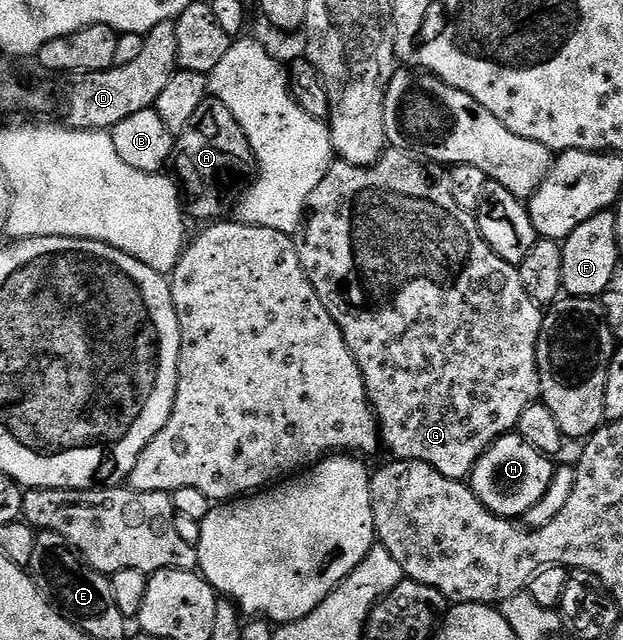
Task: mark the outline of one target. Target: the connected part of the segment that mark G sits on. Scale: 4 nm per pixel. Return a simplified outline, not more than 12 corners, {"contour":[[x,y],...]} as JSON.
{"contour":[[390,147],[299,262],[389,456],[464,481],[541,387],[542,309]]}

